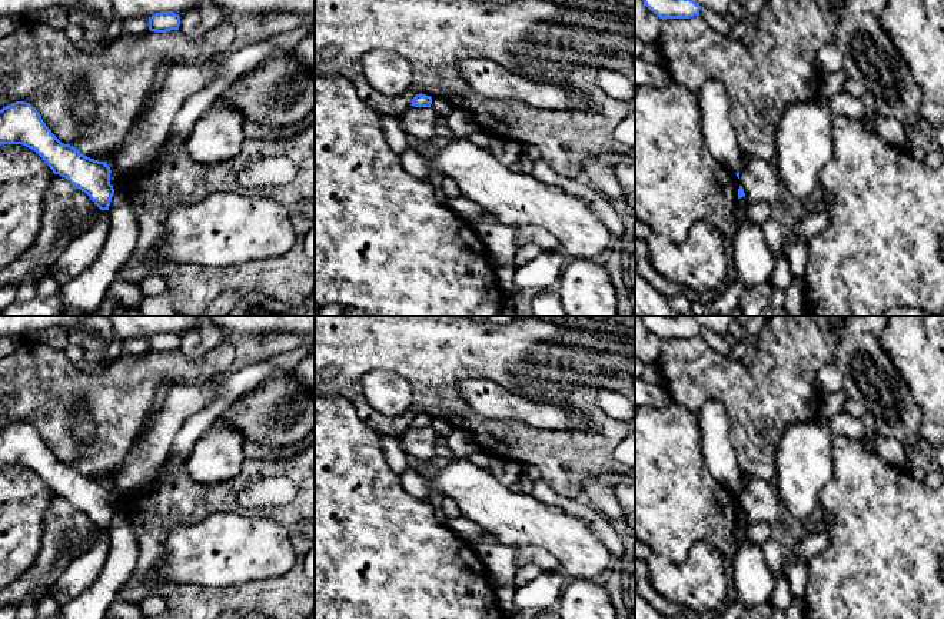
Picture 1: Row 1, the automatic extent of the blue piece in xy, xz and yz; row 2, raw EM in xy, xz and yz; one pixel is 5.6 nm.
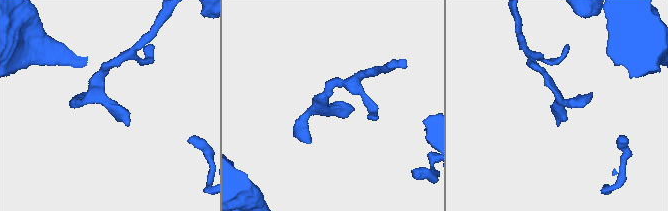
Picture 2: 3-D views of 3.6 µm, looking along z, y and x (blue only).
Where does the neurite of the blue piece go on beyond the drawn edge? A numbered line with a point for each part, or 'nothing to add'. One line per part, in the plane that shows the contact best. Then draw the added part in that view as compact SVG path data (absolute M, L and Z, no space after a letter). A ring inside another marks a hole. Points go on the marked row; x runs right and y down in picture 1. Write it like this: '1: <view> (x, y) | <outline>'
nothing to add

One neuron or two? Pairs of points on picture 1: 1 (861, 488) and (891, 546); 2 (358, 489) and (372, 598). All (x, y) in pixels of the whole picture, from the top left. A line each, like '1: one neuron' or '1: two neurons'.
1: one neuron
2: one neuron

